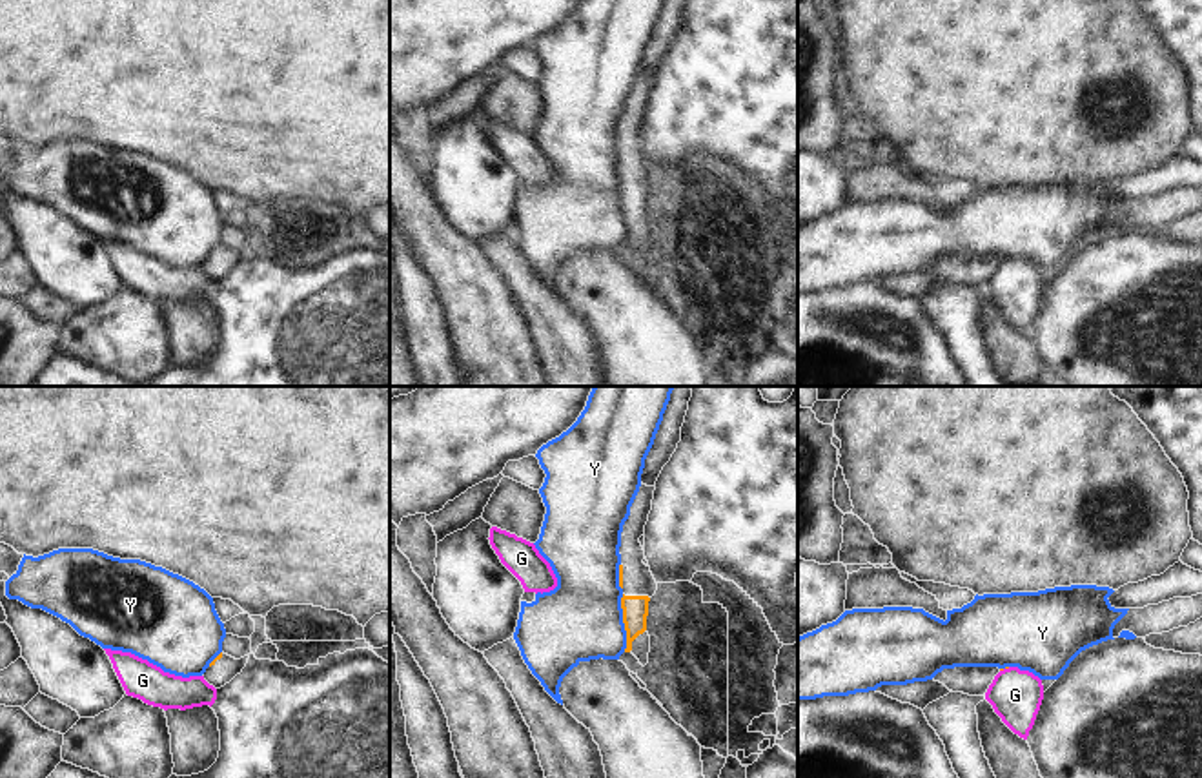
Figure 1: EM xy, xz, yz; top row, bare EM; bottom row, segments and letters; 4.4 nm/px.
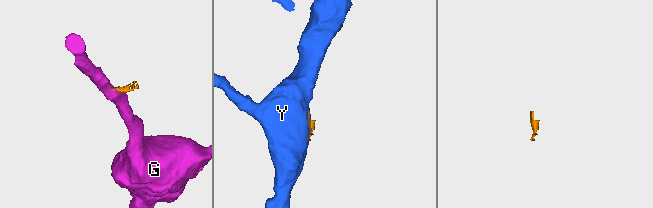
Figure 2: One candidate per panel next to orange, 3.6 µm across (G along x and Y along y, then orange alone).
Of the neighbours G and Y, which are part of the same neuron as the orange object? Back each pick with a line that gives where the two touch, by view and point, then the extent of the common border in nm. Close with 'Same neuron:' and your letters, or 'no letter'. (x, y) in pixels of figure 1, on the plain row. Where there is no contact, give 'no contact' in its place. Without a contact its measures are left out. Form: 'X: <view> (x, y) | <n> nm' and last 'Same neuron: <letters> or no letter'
Same neuron: no letter

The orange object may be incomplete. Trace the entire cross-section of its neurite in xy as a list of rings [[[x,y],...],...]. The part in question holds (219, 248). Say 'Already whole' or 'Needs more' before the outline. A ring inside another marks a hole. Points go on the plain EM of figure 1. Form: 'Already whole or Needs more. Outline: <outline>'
Needs more. Outline: [[[220,244],[206,261],[206,264],[202,266],[204,271],[213,277],[215,281],[224,279],[226,275],[229,275],[237,266],[242,264],[242,261],[248,255],[248,248],[235,251],[224,244]]]

